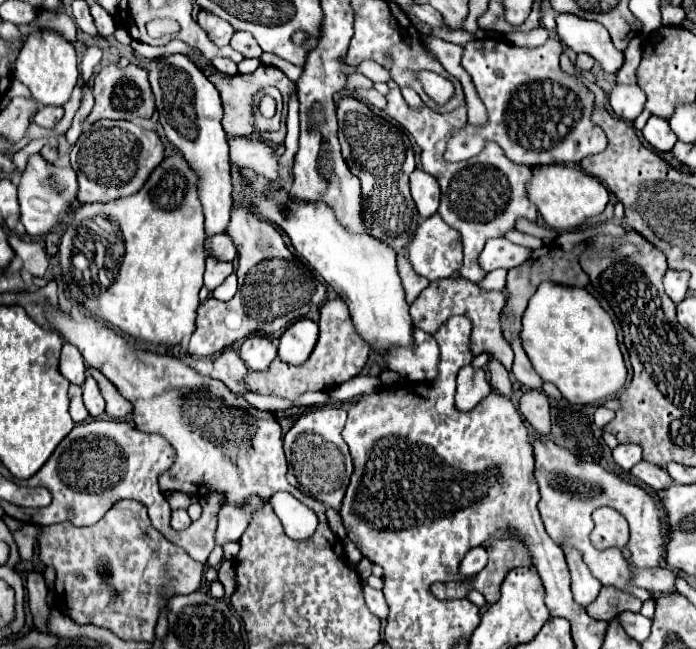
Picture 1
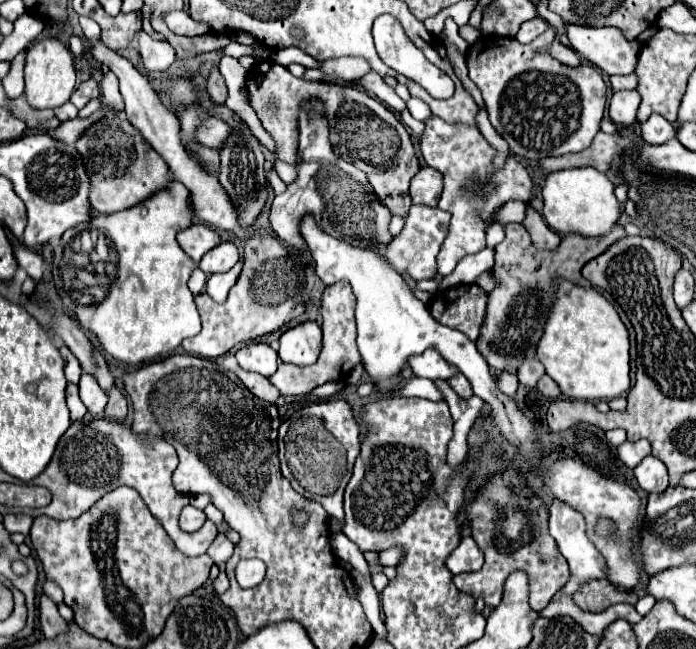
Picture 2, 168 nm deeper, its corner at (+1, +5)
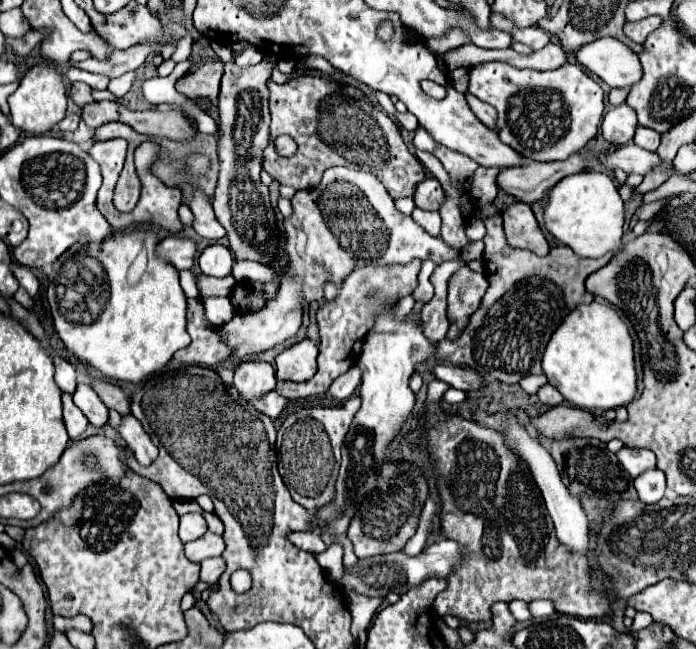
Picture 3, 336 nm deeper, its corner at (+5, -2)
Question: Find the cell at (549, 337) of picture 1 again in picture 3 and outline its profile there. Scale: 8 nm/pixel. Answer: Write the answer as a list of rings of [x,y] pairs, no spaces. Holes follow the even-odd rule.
[[[605,304],[577,306],[551,336],[543,354],[543,372],[563,398],[583,410],[603,412],[627,406],[637,394],[633,338],[621,316]]]

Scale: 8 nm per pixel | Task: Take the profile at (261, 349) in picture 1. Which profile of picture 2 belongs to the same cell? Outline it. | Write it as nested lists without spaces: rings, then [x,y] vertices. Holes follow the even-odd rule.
[[[251,343],[237,351],[237,361],[247,371],[271,377],[277,369],[277,351],[273,351],[267,343]]]

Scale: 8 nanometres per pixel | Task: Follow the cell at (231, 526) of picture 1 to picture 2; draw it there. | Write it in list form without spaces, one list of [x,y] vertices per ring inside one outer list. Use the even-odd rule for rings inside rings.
[[[217,533],[215,541],[211,543],[211,547],[207,549],[207,555],[217,563],[217,565],[223,565],[231,555],[233,555],[233,543],[225,537],[225,533]]]

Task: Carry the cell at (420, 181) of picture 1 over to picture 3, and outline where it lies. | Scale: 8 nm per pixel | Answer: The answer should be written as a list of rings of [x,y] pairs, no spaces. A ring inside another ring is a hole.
[[[425,178],[415,192],[415,204],[423,210],[439,210],[445,202],[445,192],[437,178]]]

